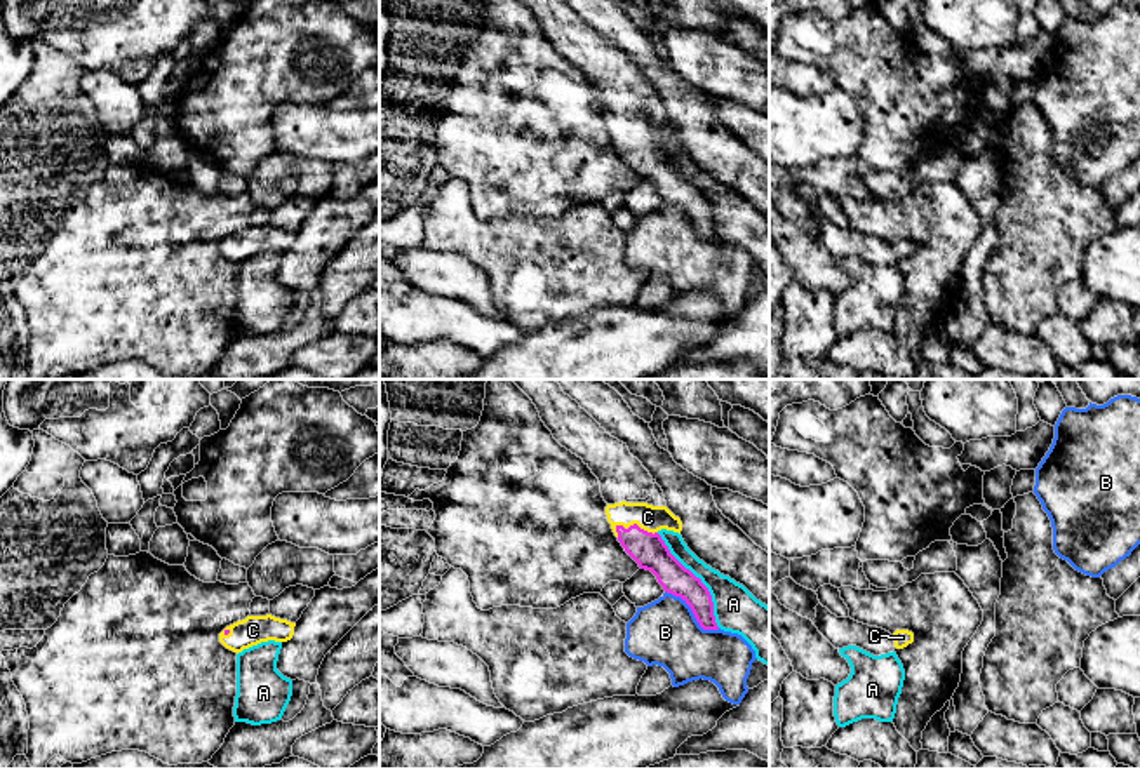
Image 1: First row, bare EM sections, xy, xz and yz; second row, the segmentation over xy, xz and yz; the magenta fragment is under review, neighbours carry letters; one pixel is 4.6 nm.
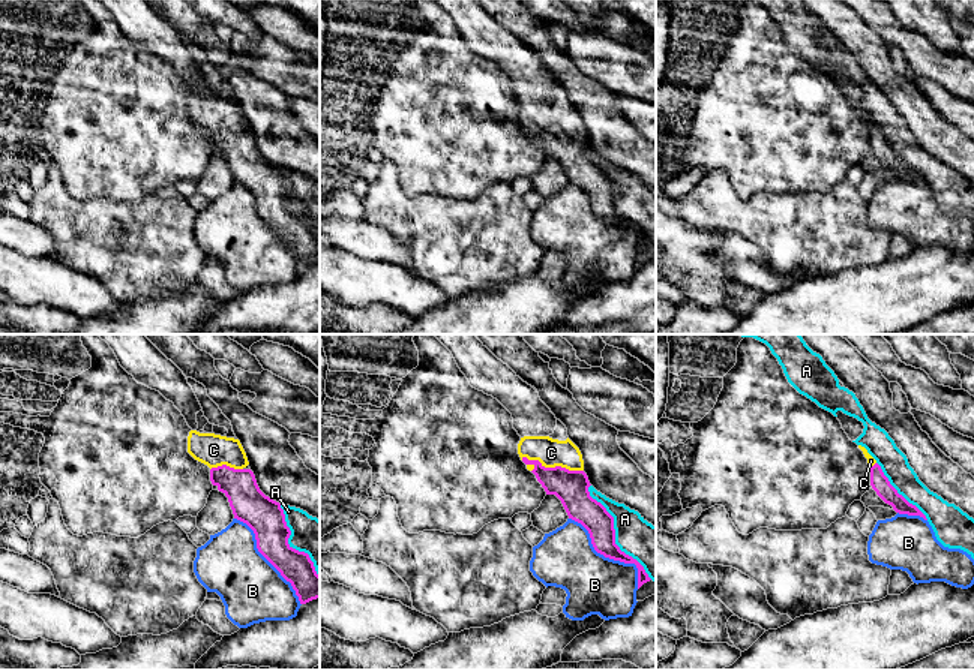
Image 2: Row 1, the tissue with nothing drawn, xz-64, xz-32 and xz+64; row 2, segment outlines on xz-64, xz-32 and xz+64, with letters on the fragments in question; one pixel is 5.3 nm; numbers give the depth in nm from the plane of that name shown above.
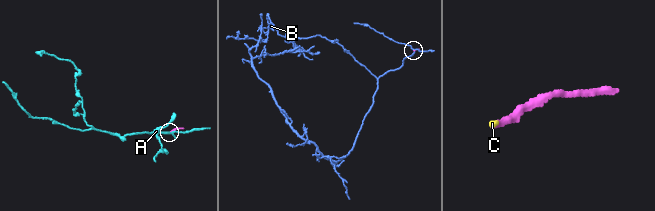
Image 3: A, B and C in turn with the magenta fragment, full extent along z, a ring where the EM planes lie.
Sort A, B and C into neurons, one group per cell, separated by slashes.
A / B / C

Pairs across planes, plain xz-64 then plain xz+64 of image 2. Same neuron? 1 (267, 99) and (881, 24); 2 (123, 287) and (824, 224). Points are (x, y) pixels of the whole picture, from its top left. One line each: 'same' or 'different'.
1: different
2: same

